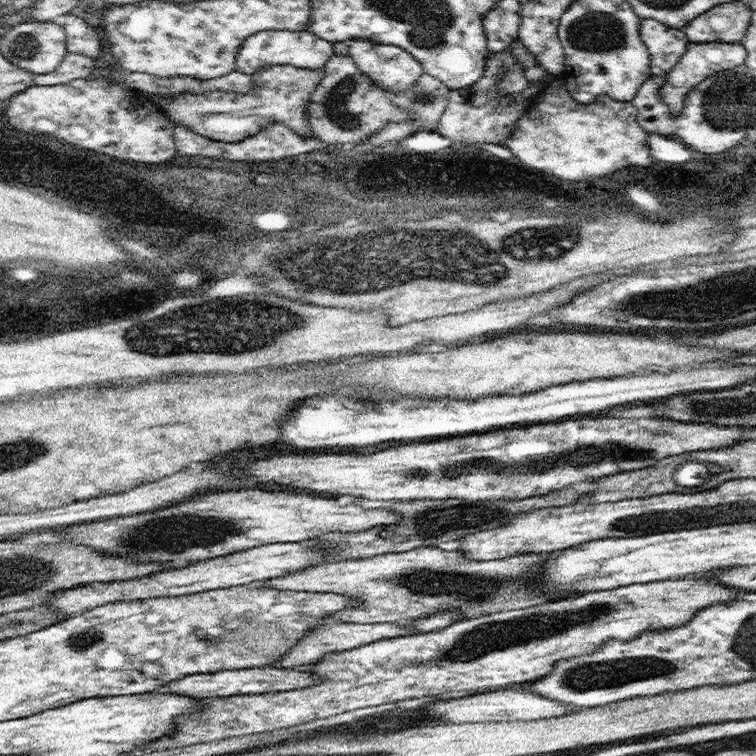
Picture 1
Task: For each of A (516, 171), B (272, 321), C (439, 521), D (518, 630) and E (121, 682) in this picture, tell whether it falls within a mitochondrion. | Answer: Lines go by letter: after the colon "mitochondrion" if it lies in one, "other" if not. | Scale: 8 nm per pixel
A: other
B: mitochondrion
C: mitochondrion
D: mitochondrion
E: other

